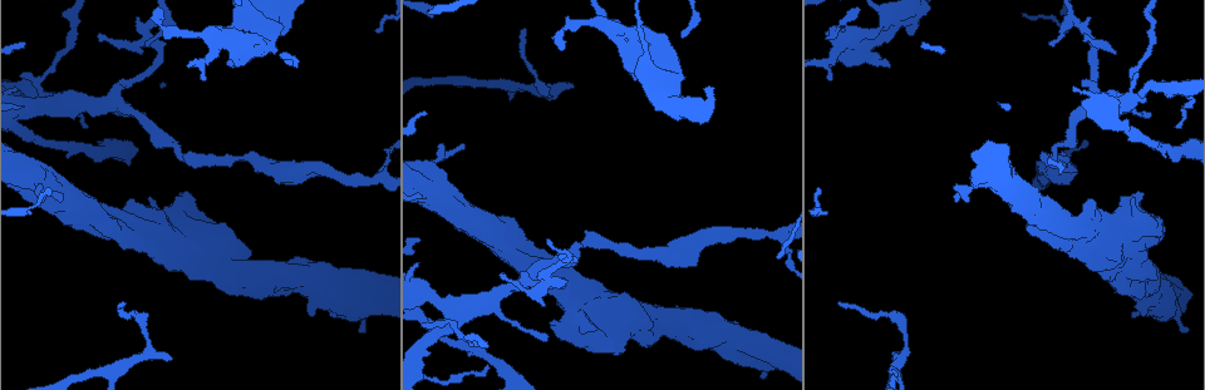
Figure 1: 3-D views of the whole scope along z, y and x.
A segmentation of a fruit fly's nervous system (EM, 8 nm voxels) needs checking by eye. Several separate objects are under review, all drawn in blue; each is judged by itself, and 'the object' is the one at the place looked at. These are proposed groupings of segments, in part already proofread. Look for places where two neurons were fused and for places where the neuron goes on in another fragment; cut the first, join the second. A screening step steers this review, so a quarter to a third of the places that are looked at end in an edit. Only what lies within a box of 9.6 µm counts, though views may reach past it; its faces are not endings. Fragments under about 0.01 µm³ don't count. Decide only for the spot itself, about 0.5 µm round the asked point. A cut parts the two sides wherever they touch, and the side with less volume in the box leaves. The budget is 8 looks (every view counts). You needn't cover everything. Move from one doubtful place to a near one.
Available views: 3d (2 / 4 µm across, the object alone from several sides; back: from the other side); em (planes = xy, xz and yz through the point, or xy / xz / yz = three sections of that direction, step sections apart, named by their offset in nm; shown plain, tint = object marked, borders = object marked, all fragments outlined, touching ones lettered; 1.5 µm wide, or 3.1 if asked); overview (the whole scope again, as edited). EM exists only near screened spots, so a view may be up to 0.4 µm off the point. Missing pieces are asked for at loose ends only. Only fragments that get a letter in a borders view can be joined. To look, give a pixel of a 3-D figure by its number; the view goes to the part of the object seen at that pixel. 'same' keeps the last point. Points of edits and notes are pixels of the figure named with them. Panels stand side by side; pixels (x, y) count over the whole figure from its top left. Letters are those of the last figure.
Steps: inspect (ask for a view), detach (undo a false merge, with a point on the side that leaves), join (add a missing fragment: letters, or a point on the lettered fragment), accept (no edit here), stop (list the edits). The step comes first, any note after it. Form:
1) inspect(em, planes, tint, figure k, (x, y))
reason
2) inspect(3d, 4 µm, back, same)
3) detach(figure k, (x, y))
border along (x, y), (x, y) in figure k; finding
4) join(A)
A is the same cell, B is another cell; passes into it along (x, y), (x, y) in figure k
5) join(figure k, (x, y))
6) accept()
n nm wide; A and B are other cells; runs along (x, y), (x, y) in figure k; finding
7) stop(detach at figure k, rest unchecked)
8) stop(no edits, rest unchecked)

inspect(em, planes, borders, figure 1, (145, 45))

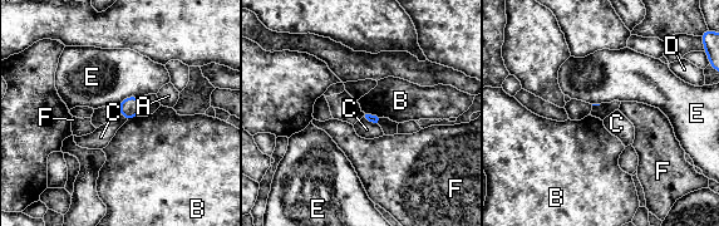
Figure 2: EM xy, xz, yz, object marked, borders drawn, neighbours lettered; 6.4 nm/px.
accept()
A, B, C, D, E and F are other cells; border along (363, 111), (370, 112), (378, 118) in figure 2; none of them fits

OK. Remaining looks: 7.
inspect(3d, 4 µm, figure 1, (1148, 274))
closes a loop

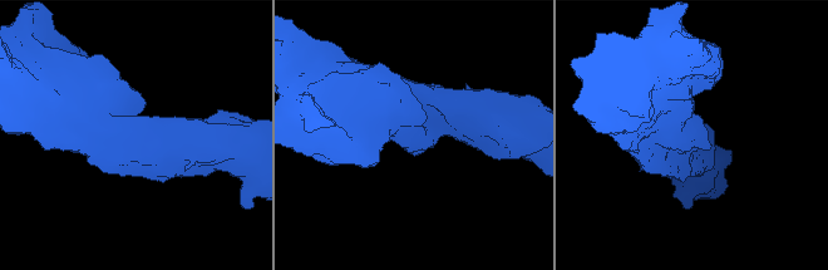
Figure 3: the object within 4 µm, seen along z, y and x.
inspect(em, xz, step 8, tint, figure 3, (423, 139))

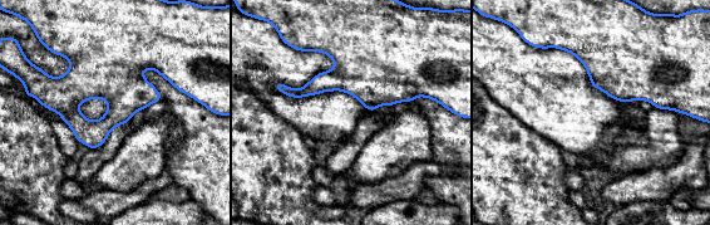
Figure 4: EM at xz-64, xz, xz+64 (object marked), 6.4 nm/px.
inspect(em, planes, borders, same)

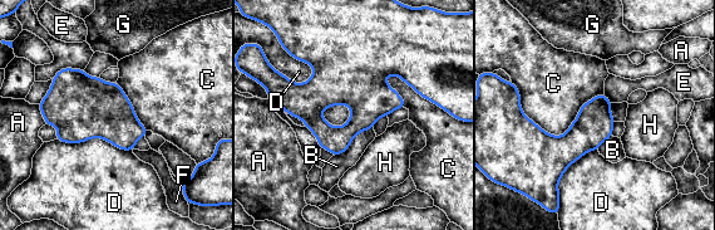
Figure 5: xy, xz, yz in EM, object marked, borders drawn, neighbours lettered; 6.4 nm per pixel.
accept()
240 nm wide; A, B, C, D, E, F, G and H are other cells; border along (514, 84), (557, 136), (603, 93) in figure 5; all the same neuron

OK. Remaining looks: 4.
inspect(em, planes, borders, figure 1, (733, 321))
stops while still wide

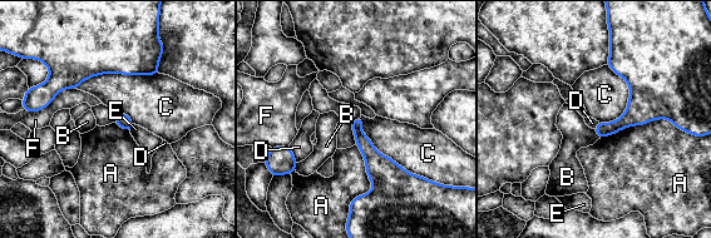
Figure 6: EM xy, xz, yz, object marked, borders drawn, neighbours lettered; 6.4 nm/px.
accept()
A, B, C, D, E and F are other cells; border along (159, 73), (103, 73), (74, 88) in figure 6; none of them fits

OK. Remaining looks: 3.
stop(no edits, rest unchecked)

